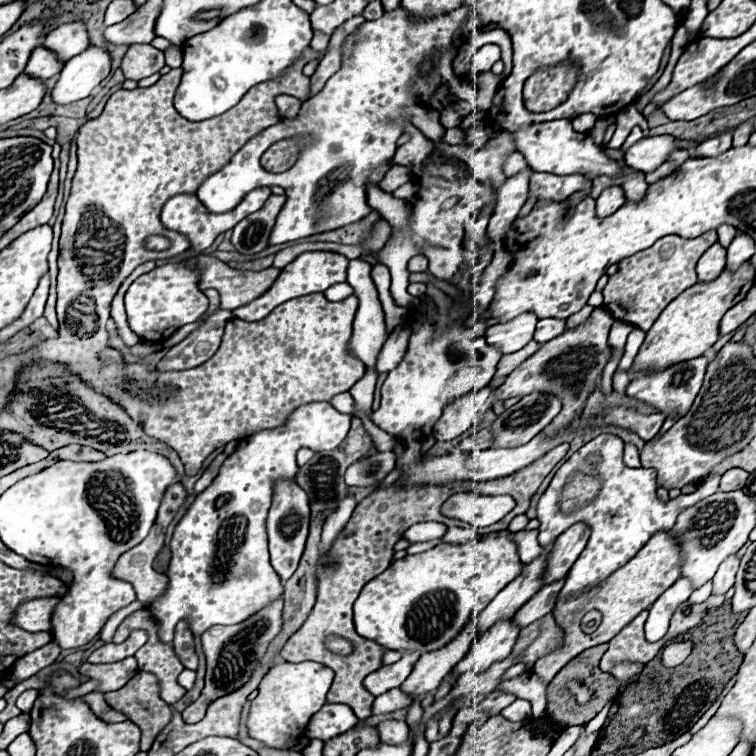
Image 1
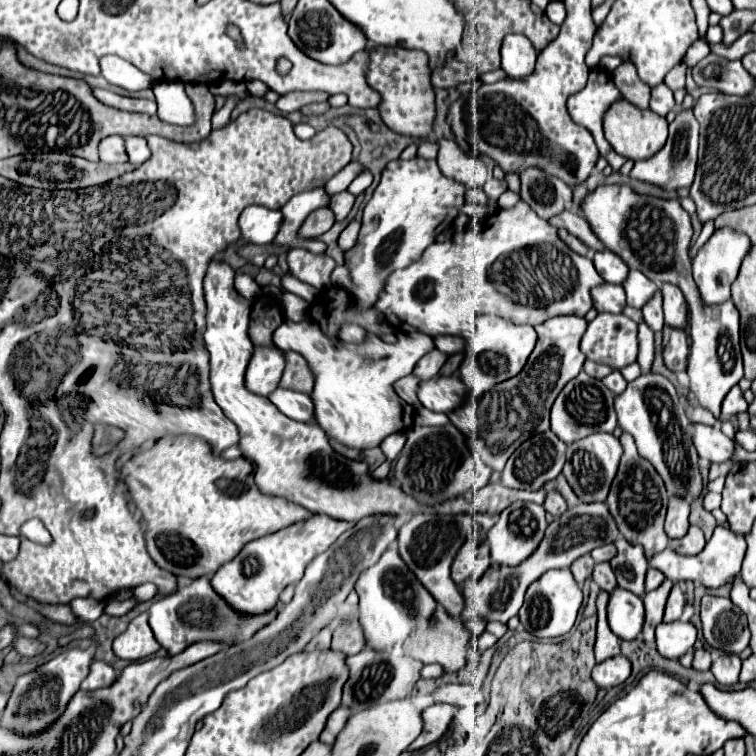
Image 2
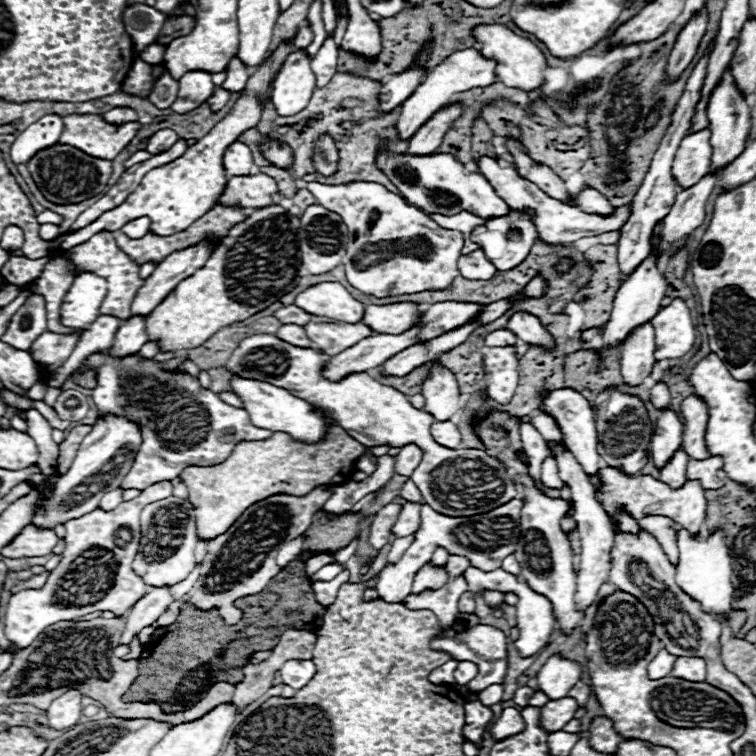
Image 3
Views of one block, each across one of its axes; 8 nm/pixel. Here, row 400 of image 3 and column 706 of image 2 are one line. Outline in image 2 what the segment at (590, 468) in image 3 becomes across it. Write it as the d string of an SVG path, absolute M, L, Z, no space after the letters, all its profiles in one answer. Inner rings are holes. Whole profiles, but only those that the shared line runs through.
M718 526L700 554L682 556L678 552L666 548L666 550L662 550L660 554L656 554L650 560L650 566L660 570L660 572L664 572L664 576L668 580L672 580L672 582L690 580L690 582L702 582L706 588L720 588L720 586L730 582L740 572L740 564L742 564L744 552L746 552L746 540L742 536L732 536L726 526Z

